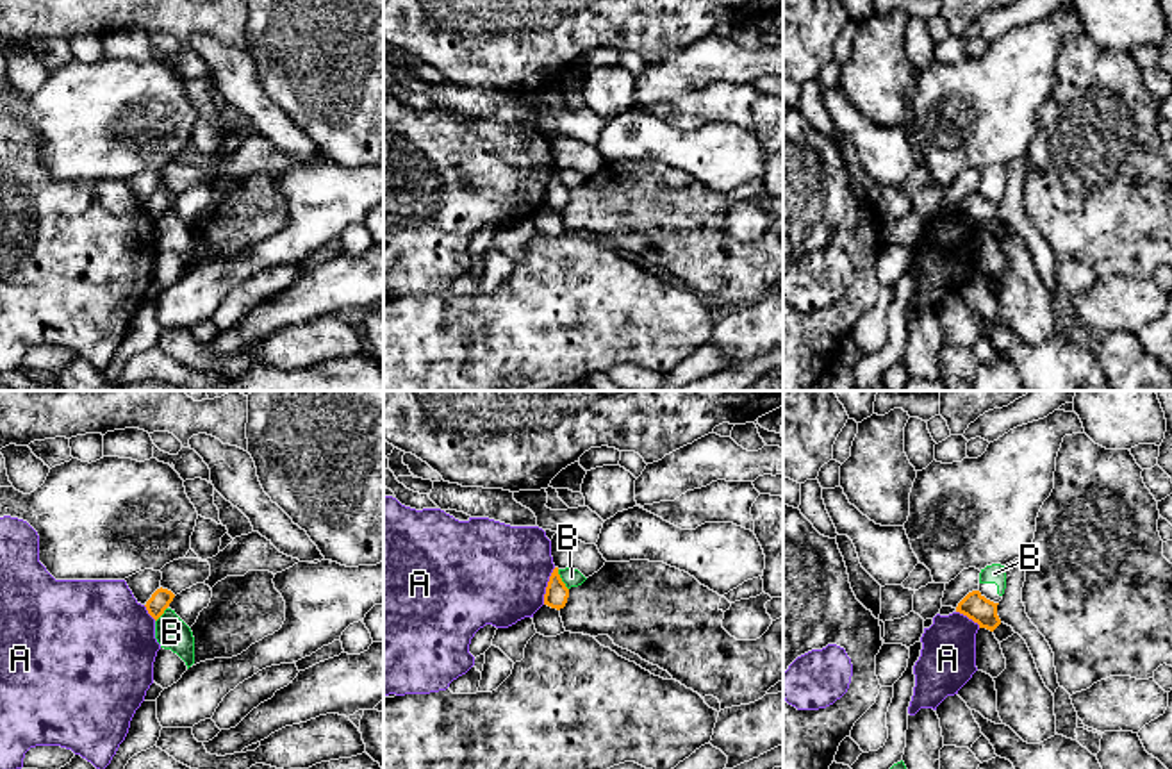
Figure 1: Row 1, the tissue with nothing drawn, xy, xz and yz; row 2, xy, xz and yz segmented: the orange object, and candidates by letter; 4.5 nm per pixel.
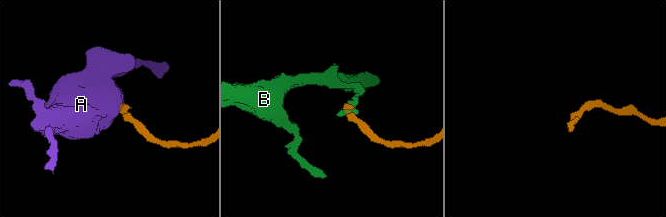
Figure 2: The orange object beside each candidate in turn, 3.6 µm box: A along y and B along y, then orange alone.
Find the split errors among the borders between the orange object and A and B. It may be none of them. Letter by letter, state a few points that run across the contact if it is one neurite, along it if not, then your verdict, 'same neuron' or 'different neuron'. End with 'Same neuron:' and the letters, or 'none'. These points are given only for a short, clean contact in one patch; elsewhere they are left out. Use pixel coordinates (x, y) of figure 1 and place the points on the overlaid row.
A: line xz (555, 568), (543, 603); different neuron
B: different neuron
Same neuron: none

